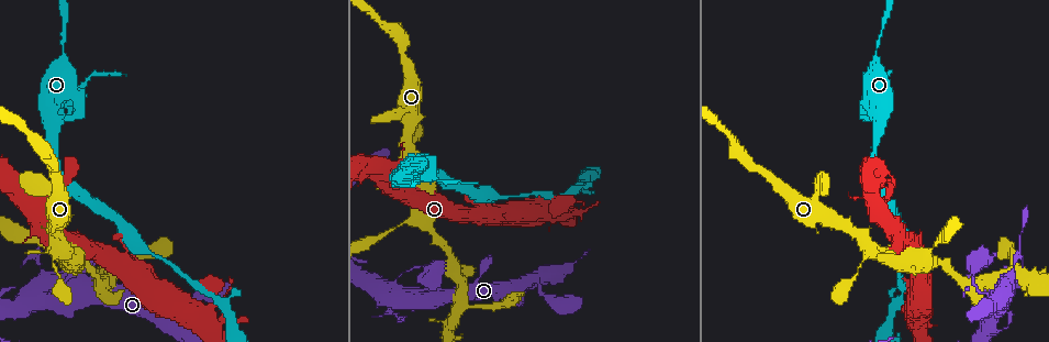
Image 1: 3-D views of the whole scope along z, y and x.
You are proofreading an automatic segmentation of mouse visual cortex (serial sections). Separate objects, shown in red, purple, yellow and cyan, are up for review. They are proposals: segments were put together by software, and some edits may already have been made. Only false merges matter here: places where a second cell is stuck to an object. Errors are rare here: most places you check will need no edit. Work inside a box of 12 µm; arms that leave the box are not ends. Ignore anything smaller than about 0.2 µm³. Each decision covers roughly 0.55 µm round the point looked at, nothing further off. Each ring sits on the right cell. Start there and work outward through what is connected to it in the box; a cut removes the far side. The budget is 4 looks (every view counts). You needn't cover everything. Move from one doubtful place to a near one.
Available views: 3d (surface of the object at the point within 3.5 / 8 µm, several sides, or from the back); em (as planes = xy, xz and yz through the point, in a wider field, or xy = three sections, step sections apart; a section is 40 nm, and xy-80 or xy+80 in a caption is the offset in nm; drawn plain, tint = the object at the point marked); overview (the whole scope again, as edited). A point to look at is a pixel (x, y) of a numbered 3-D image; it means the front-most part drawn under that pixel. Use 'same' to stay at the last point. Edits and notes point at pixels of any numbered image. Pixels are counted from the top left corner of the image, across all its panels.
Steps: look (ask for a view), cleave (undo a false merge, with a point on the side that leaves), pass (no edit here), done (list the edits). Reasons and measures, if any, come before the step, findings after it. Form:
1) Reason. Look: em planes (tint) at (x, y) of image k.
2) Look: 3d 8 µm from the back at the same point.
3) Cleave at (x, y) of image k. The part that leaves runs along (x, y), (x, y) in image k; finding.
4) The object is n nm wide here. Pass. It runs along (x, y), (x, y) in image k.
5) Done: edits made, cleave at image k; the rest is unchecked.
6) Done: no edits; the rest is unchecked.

Arms part here. Look: 3d 3.5 µm from the back at (31, 205) of image 1.

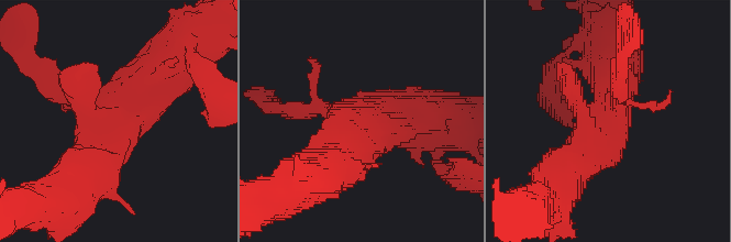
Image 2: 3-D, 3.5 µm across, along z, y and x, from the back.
Look: em xy step 3 (tint) at (361, 124) of image 2.

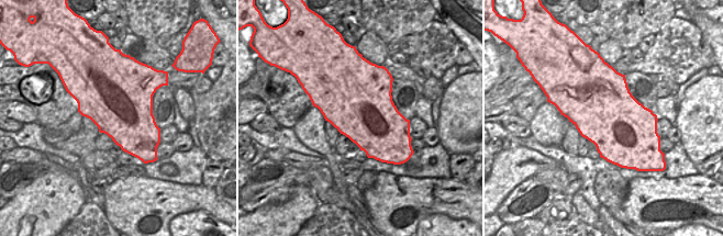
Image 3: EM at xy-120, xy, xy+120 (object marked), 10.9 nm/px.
Pass. It runs along (86, 172), (123, 105), (159, 61) in image 2; one cell here.

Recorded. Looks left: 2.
Thick turns thin. Look: 3d 8 µm at (54, 131) of image 1.

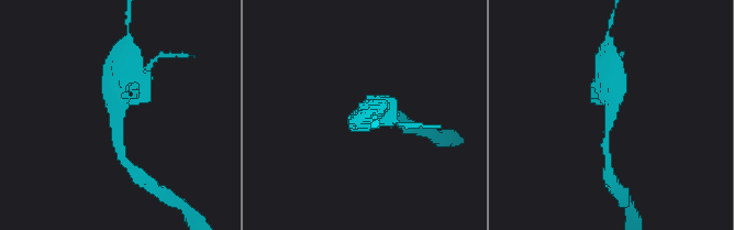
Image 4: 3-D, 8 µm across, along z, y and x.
Now the EM. Look: em xy step 1 (tint) at (118, 115) of image 4.

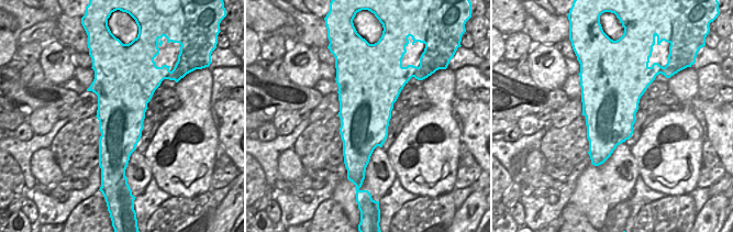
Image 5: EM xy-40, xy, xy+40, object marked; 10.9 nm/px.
The arms are 200, 600 nm wide. Pass. It runs along (619, 85), (611, 102), (607, 146) in image 4; one cell here.

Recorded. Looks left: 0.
Done: no edits; the rest is unchecked.

